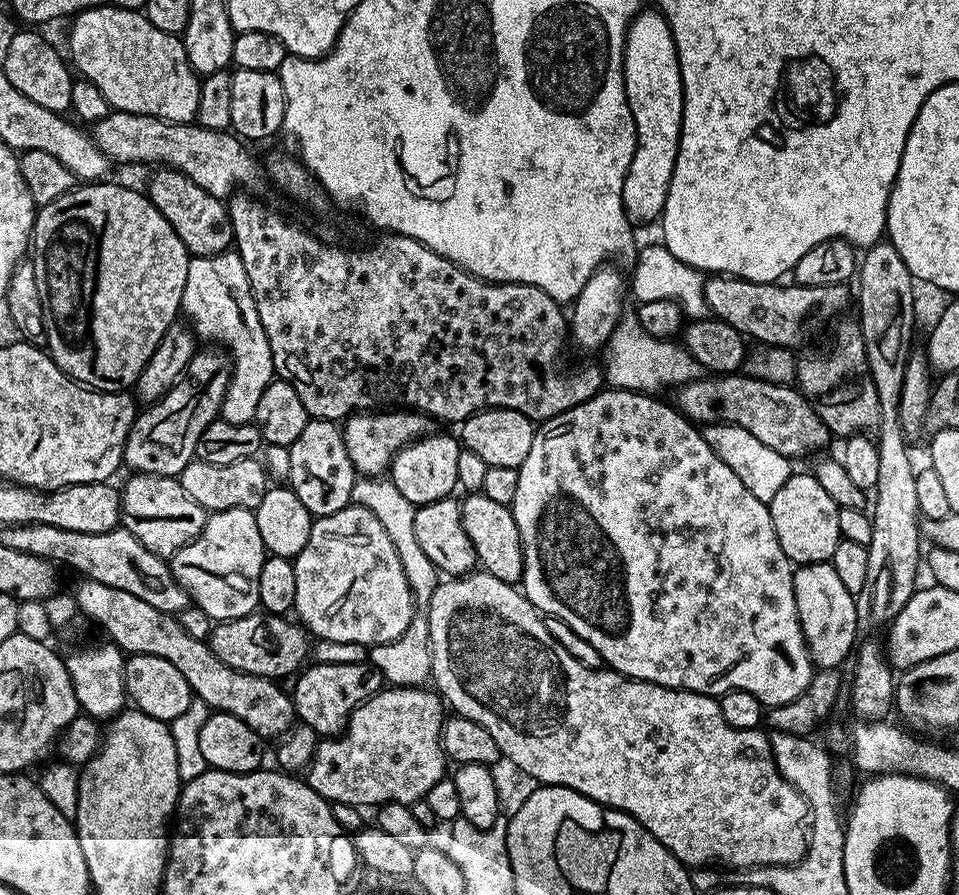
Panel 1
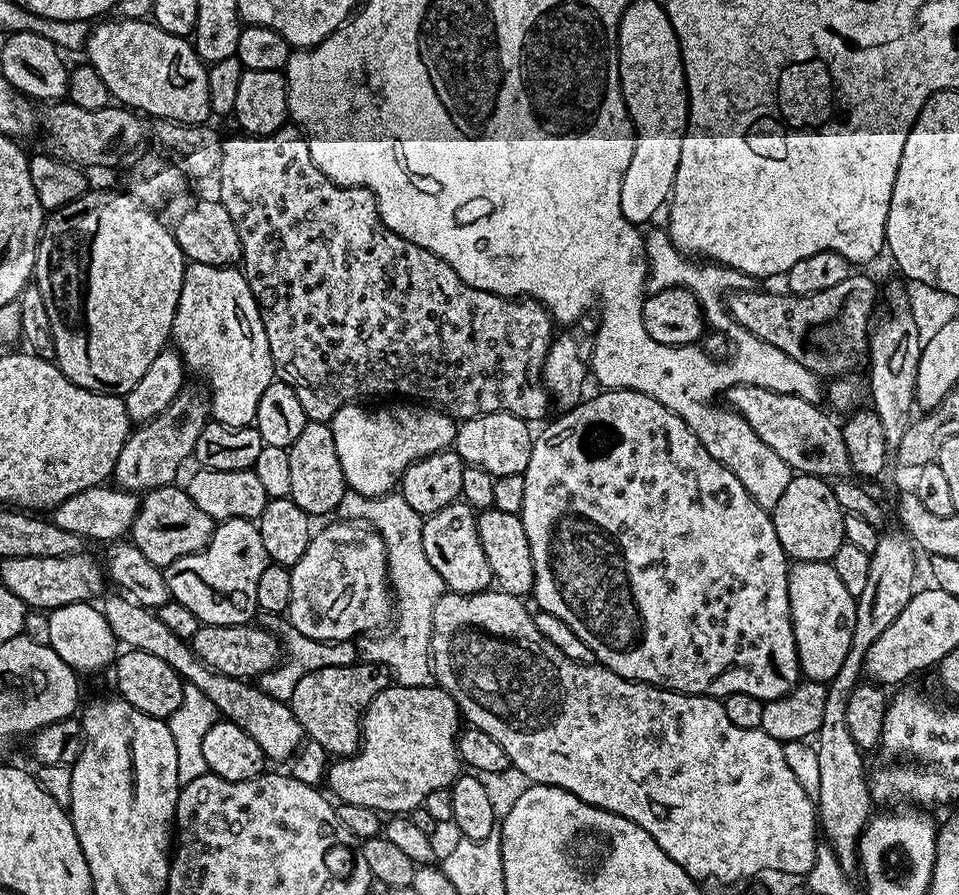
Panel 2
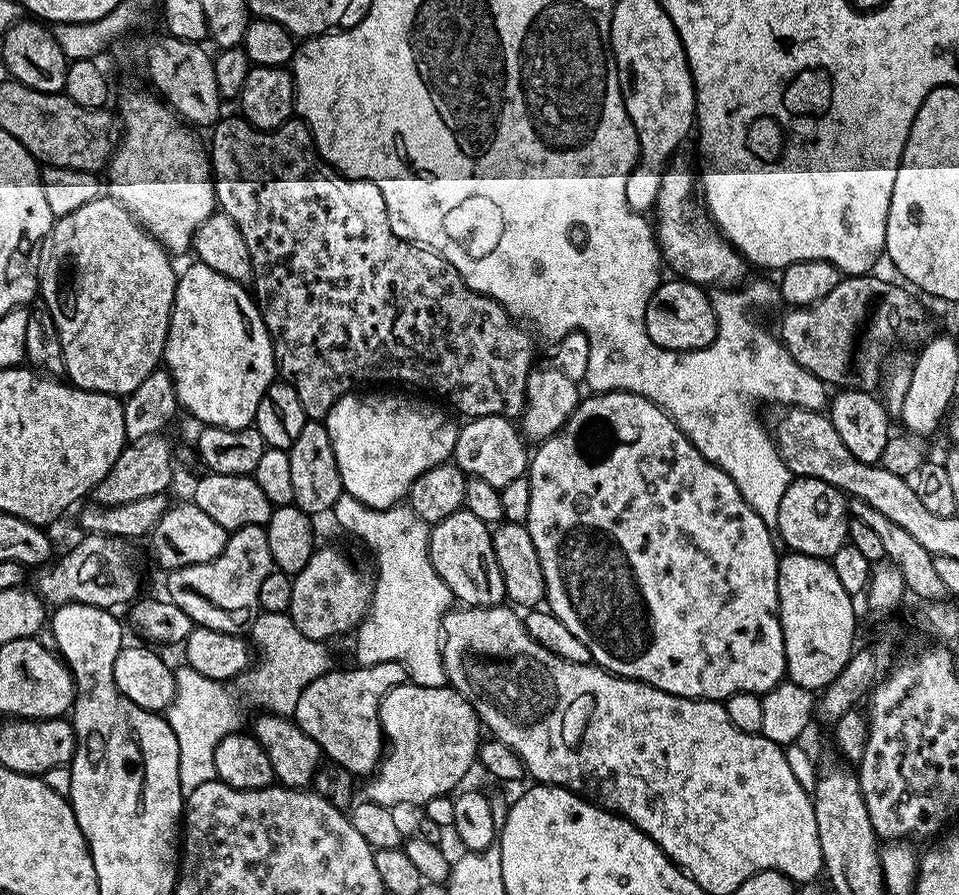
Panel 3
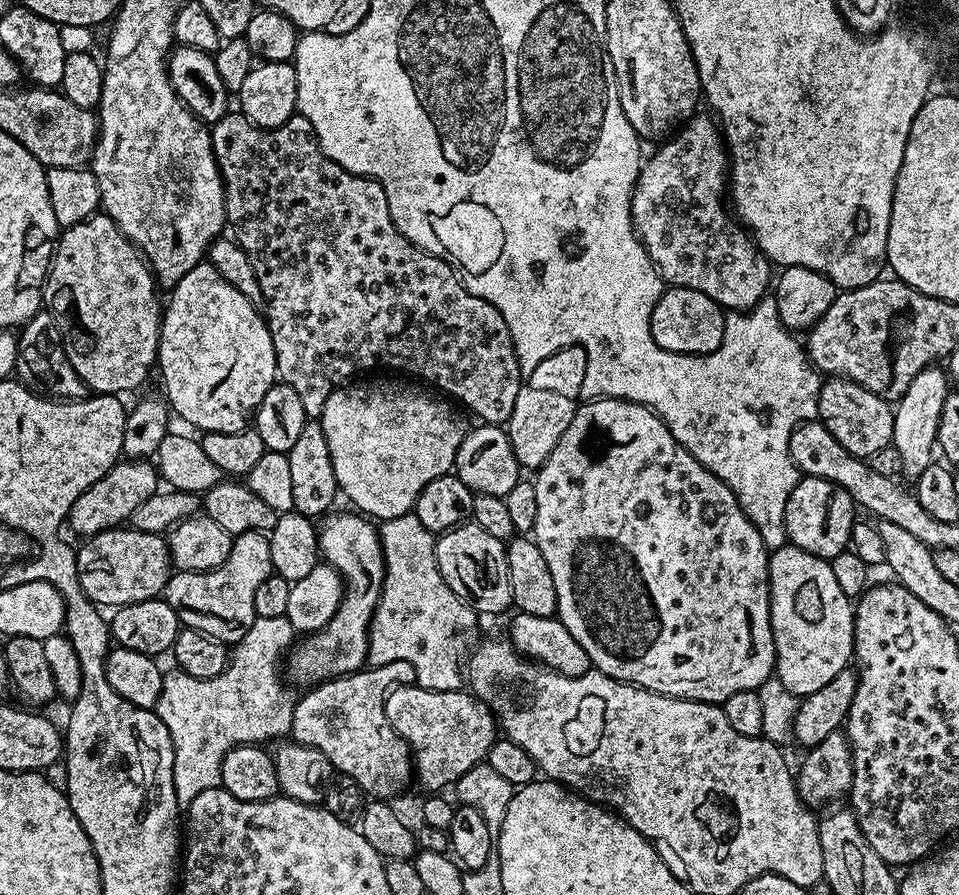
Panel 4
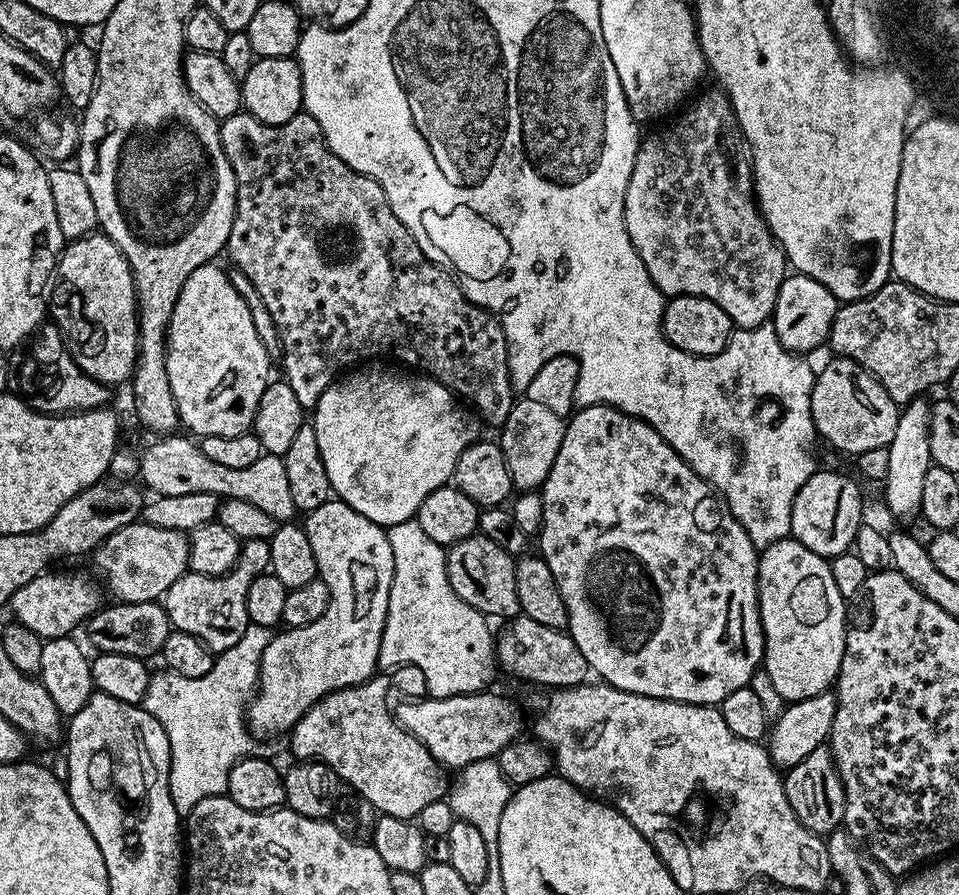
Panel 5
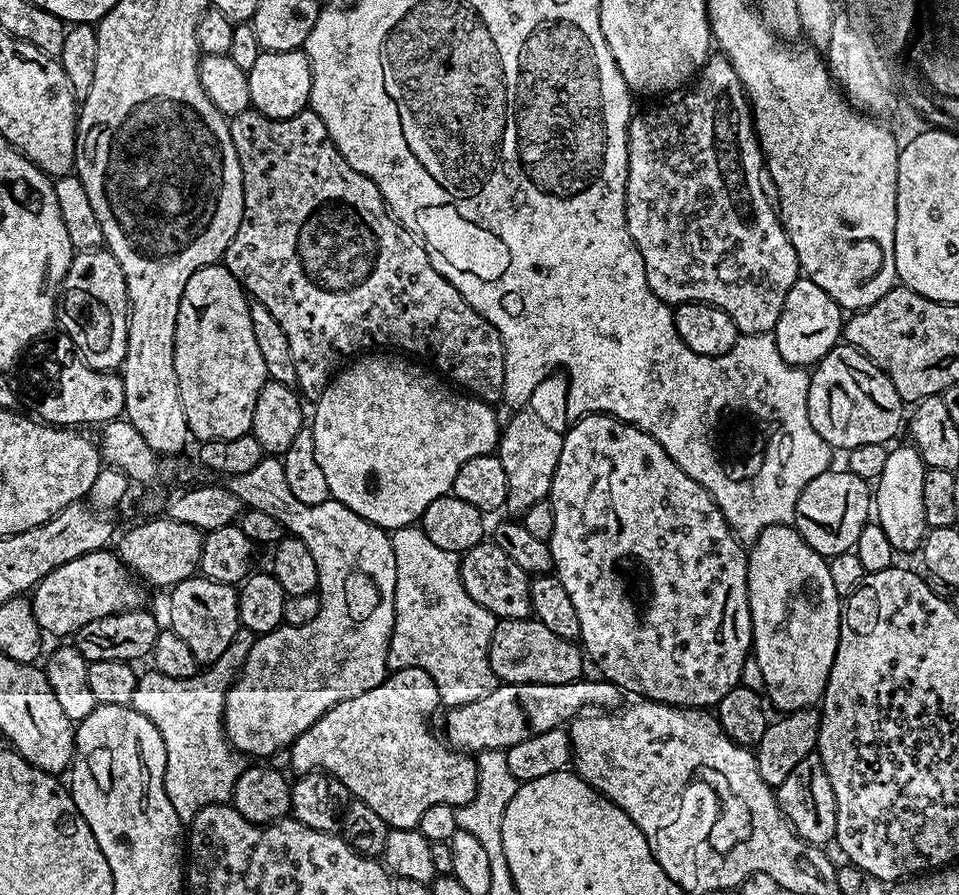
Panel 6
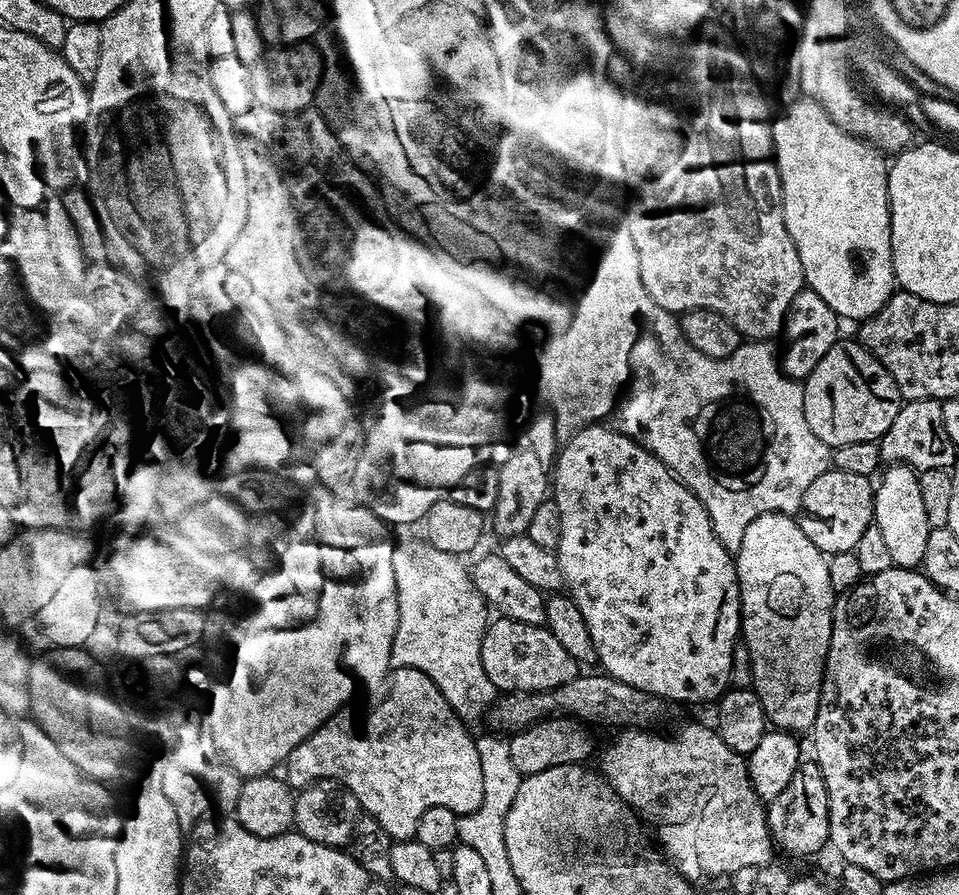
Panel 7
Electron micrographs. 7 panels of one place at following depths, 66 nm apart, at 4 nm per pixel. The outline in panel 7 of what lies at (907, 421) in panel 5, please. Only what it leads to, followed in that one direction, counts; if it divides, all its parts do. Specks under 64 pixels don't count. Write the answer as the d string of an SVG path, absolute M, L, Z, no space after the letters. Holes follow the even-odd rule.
M894 464L883 469L879 480L874 488L874 522L882 530L882 535L890 550L892 563L897 568L919 569L924 562L926 538L928 537L929 529L926 522L926 509L922 506L919 475L914 468L908 468L904 464Z

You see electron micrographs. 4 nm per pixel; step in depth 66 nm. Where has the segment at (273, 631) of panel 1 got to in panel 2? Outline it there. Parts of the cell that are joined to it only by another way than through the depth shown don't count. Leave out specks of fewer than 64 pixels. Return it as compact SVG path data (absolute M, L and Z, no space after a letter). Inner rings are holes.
M255 623L235 624L234 626L218 626L217 624L201 624L200 629L192 635L190 641L194 654L202 663L218 674L226 674L230 678L251 681L266 674L276 667L282 659L282 641L274 632Z

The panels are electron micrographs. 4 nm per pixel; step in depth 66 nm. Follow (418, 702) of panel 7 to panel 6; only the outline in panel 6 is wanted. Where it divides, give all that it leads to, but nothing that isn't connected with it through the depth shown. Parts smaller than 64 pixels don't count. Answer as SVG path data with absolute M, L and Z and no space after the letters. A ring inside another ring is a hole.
M398 668L391 674L384 677L384 681L378 686L374 686L374 690L366 690L366 694L358 694L358 698L346 698L346 702L338 702L338 706L334 706L330 710L326 710L326 714L322 714L322 718L318 718L318 722L314 722L314 726L310 726L310 730L306 730L302 735L290 745L290 753L292 752L292 768L296 774L306 772L327 772L329 776L338 778L347 786L349 793L355 799L361 800L366 806L370 806L370 810L374 810L374 814L378 814L378 818L382 818L382 822L386 822L389 828L415 828L419 825L423 812L430 810L430 806L438 806L439 804L451 804L459 806L470 802L470 798L474 798L476 793L476 761L467 752L459 751L449 746L439 735L438 737L432 733L432 728L428 725L428 719L435 714L436 708L441 707L440 695L438 688L434 686L434 680L430 678L430 674L426 674L426 670L421 668Z

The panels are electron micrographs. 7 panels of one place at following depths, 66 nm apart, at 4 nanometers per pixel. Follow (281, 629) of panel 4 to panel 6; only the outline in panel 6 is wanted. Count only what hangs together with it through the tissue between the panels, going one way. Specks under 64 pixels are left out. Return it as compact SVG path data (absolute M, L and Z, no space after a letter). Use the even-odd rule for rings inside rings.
M240 627L234 634L234 642L205 667L208 668L205 672L203 669L185 680L166 678L166 674L155 670L141 671L137 675L130 707L138 710L138 714L146 714L146 718L158 726L158 734L162 734L166 746L166 798L170 798L170 806L174 806L174 814L178 814L182 822L191 822L198 810L206 806L231 801L242 764L236 761L237 753L224 732L224 693L232 687L244 667L253 639L252 631Z

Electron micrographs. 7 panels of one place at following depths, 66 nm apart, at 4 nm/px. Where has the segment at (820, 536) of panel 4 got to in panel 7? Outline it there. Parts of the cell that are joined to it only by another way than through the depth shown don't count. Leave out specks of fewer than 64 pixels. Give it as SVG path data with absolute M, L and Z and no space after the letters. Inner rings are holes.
M829 470L818 474L800 503L798 519L806 538L825 554L850 552L858 538L874 522L874 484L862 474L846 474Z

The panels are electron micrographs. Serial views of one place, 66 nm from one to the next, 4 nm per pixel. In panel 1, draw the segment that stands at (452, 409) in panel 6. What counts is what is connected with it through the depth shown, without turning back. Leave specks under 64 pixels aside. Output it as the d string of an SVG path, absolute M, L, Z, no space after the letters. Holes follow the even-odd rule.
M369 410L357 412L345 419L342 424L346 450L350 454L350 462L355 466L361 477L380 478L389 471L392 457L398 452L404 451L415 440L422 439L433 431L433 421L425 416L423 412L415 410Z

